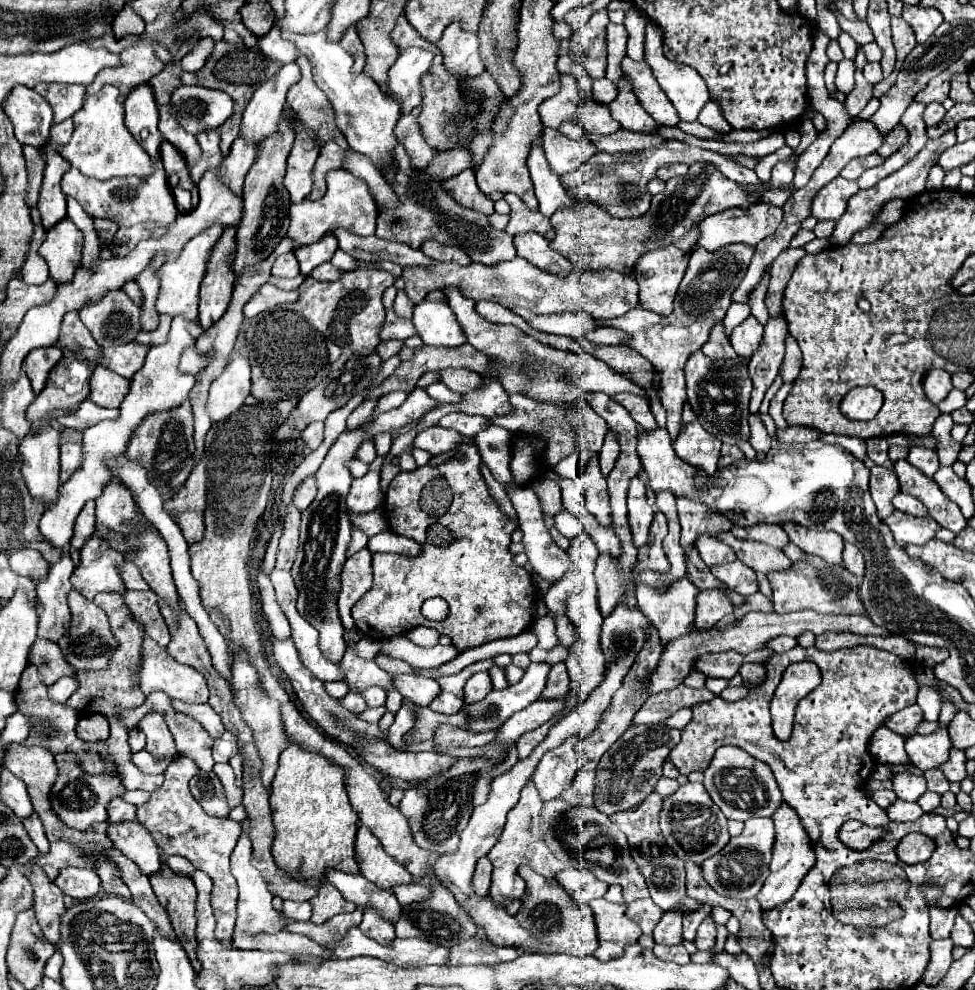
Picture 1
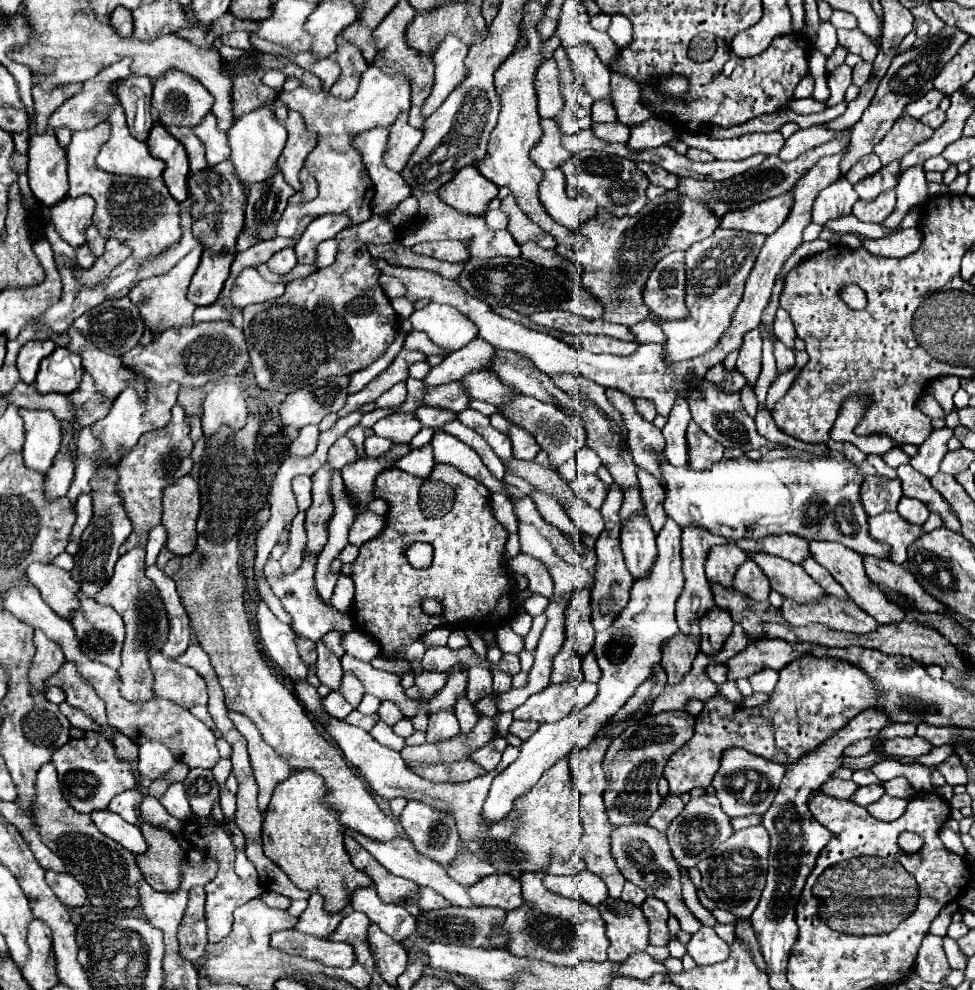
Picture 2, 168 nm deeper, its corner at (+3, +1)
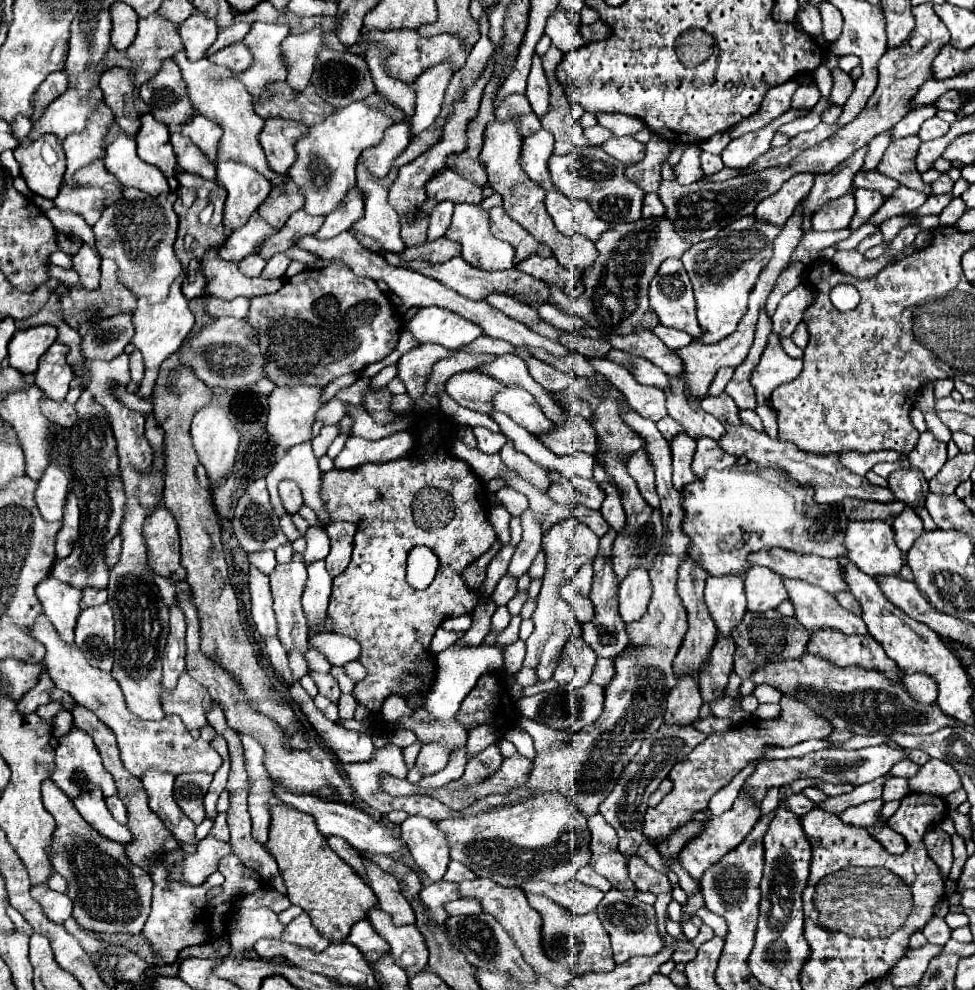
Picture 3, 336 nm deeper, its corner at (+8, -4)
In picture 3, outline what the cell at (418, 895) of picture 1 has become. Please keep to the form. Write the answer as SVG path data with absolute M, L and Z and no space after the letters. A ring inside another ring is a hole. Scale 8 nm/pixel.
M458 899L446 905L446 911L450 915L478 915L482 913L482 905L478 899Z

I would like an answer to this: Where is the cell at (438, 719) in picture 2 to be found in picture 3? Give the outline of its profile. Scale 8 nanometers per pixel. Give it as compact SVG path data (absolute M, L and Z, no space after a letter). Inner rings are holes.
M430 743L420 749L420 755L416 759L416 769L420 771L420 775L434 775L434 773L442 771L446 767L446 763L448 763L446 749L442 745Z

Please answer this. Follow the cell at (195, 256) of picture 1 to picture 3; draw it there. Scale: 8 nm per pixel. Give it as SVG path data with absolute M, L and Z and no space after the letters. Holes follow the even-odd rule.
M184 275L178 277L178 279L172 283L170 295L168 295L168 299L162 301L162 303L150 305L146 299L140 297L140 299L138 299L138 309L136 309L136 313L132 315L132 323L134 323L136 333L134 333L134 337L132 337L130 343L132 343L136 349L142 351L142 355L144 355L144 367L146 367L146 373L144 373L144 379L142 379L140 391L138 391L138 395L140 395L142 399L150 399L152 389L154 389L154 385L156 385L156 377L158 377L158 369L160 369L162 361L164 361L168 355L172 355L172 353L182 345L182 341L188 337L188 333L190 333L190 329L192 329L192 325L194 325L194 315L192 315L192 311L188 309L188 299L186 299L186 297L182 295L182 291L180 291L182 279L184 279Z

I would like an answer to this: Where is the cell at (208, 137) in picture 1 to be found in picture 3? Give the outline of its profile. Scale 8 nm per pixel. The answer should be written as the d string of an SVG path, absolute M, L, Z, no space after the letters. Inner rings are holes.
M194 115L190 123L182 125L182 135L190 137L210 159L216 159L222 127L218 127L214 121L206 119L204 115Z

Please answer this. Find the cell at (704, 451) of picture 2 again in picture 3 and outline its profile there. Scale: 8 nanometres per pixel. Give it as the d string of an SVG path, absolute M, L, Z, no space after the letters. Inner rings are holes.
M698 439L694 461L692 461L692 471L702 479L704 471L714 467L714 469L728 469L736 463L732 455L728 455L714 439Z

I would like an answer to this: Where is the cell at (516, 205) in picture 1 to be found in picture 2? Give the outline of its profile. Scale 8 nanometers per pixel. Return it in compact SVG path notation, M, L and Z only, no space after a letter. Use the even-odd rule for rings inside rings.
M511 194L501 200L501 210L509 216L507 230L513 234L517 244L533 240L533 242L537 242L537 244L541 244L545 248L555 248L555 240L549 234L545 234L535 222L531 222L527 218L527 214L517 206L517 202L515 202L515 198Z

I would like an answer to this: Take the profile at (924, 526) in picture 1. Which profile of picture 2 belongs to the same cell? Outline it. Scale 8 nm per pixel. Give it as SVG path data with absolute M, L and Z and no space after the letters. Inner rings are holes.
M883 512L875 518L869 518L871 536L891 544L889 560L895 564L903 564L907 560L907 548L923 534L921 526L907 522L897 512Z

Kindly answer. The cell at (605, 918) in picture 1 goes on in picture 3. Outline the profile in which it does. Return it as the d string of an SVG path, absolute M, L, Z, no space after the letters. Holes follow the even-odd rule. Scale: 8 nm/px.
M616 887L610 889L604 899L598 903L598 917L608 931L612 939L612 951L614 951L614 961L626 963L628 959L636 955L656 955L664 943L658 933L658 921L656 921L656 911L652 905L642 903L640 899L630 899L624 897Z

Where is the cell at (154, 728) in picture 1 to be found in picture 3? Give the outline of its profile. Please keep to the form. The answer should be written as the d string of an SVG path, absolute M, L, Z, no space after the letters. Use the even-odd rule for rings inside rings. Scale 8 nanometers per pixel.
M148 771L142 777L142 785L150 797L150 809L164 821L172 835L180 843L194 843L194 823L186 819L172 795L174 777L160 771Z

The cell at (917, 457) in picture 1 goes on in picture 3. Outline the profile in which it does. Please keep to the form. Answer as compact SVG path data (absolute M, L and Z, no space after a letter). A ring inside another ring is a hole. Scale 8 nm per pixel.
M930 431L920 433L918 445L914 447L914 451L908 453L910 465L920 469L928 481L942 469L946 459L948 459L946 457L946 443L938 441Z

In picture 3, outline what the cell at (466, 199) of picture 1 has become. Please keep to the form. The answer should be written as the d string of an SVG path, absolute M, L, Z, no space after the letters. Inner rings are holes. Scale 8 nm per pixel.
M452 169L438 171L428 183L426 193L432 201L452 201L452 203L480 203L482 187L466 181Z

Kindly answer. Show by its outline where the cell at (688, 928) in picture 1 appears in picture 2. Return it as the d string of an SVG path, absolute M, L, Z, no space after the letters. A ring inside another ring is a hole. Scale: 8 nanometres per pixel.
M647 822L617 824L611 830L611 854L613 854L621 874L629 882L643 888L647 892L647 896L655 896L655 898L665 902L665 906L669 908L669 914L679 920L681 930L685 930L689 934L695 934L701 928L701 922L689 912L689 908L683 902L683 896L681 896L681 866L675 862L663 832L649 826Z

